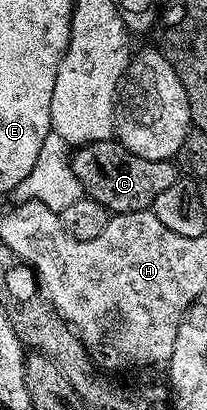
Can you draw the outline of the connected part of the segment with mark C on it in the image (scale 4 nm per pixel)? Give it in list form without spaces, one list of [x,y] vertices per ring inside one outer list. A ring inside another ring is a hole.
[[[116,139],[79,144],[73,150],[70,163],[71,170],[82,185],[83,194],[103,205],[111,214],[150,209],[156,195],[161,195],[167,187],[172,187],[172,183],[180,179],[179,166],[173,160],[144,159],[128,151],[128,147]]]

